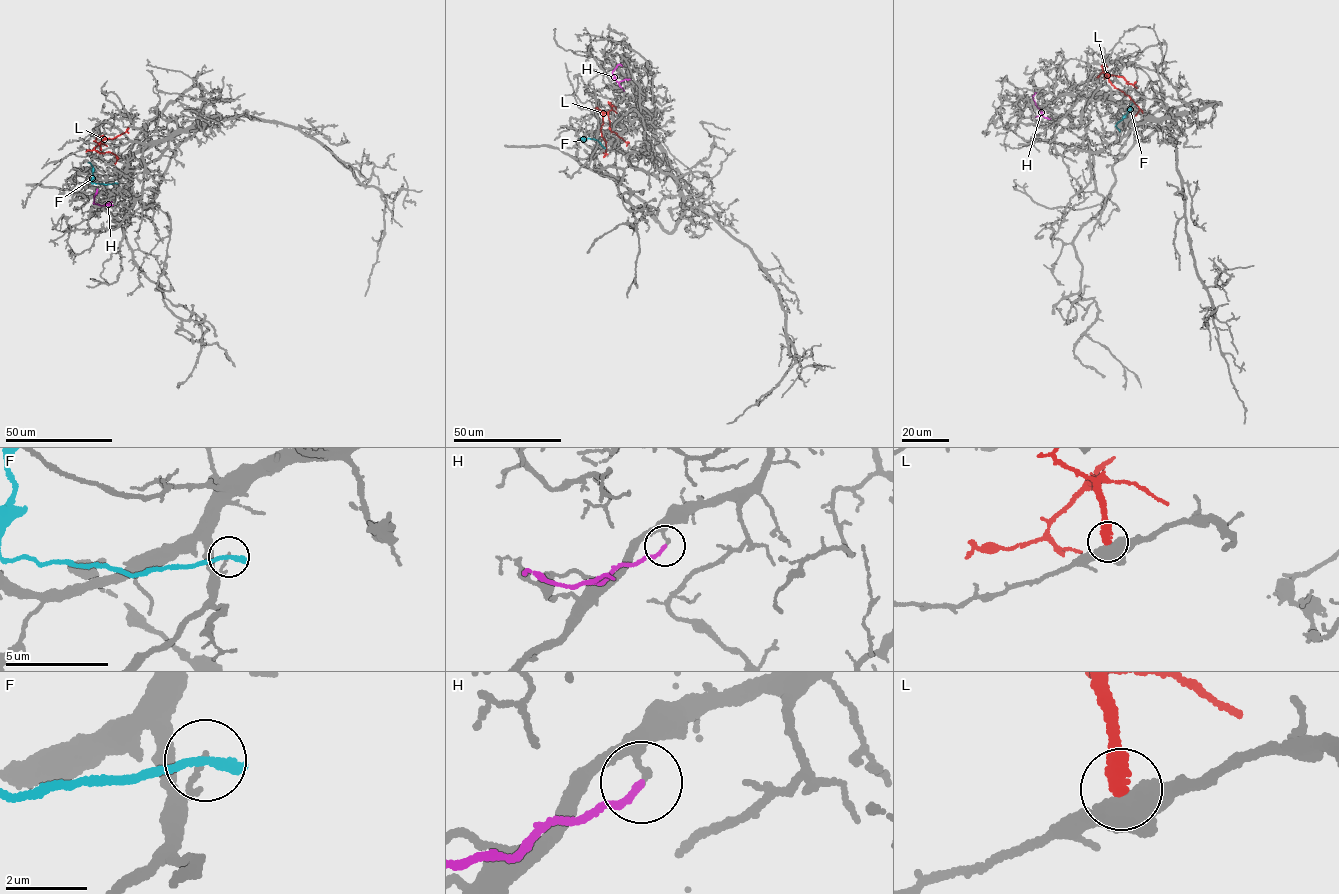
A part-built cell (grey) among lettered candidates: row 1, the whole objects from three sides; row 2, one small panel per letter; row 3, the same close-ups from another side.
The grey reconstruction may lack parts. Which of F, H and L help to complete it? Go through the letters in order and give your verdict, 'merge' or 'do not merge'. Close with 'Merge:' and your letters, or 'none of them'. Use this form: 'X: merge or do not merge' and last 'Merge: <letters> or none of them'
F: do not merge
H: do not merge
L: do not merge
Merge: none of them

